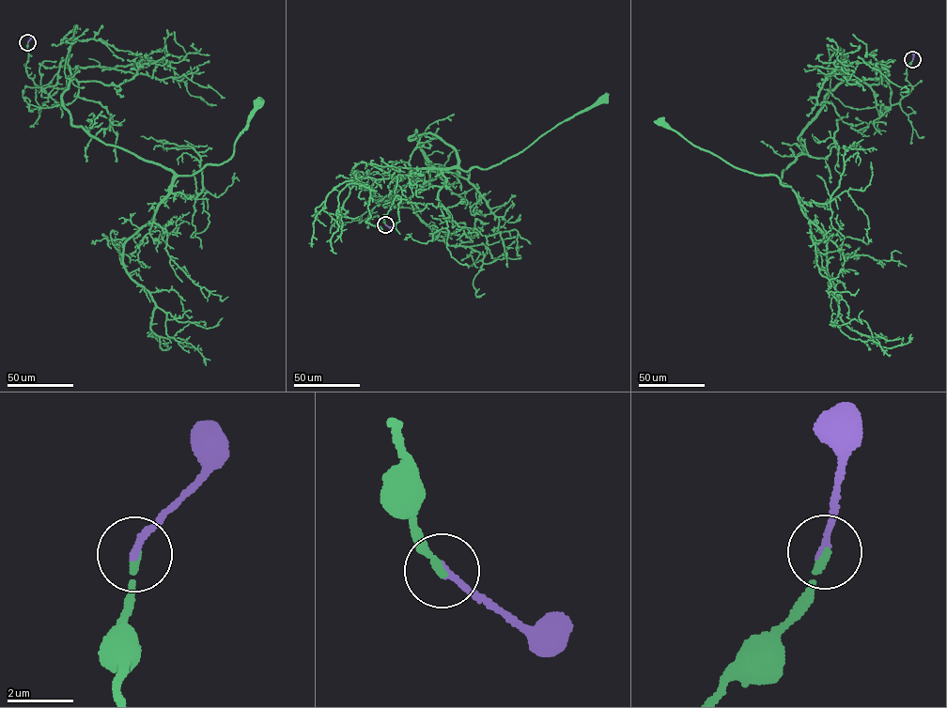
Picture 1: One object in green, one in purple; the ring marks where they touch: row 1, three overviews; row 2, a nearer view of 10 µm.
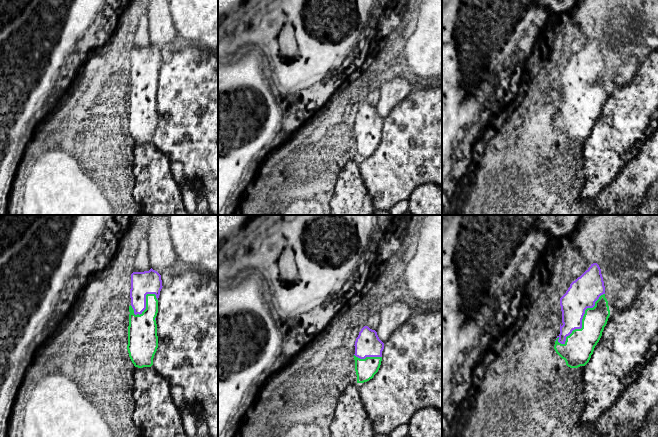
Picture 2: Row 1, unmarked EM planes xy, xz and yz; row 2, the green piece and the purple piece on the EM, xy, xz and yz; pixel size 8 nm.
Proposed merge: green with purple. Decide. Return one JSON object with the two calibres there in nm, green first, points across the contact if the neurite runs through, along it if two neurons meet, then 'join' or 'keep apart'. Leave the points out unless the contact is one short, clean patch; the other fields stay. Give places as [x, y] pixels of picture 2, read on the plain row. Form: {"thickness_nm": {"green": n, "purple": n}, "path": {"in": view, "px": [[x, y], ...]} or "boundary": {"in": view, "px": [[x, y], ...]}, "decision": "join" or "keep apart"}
{"thickness_nm": {"green": 240, "purple": 240}, "decision": "join"}

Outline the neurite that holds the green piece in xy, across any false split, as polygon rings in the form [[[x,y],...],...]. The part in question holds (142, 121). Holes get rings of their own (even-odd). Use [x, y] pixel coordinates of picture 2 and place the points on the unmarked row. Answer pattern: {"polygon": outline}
{"polygon": [[[153,46],[131,50],[128,121],[135,143],[151,143],[158,124],[156,92],[162,65],[161,51]]]}

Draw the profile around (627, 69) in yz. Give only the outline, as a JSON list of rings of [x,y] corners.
[[[636,55],[626,56],[615,69],[611,87],[621,87],[629,83],[636,76],[641,62]]]

